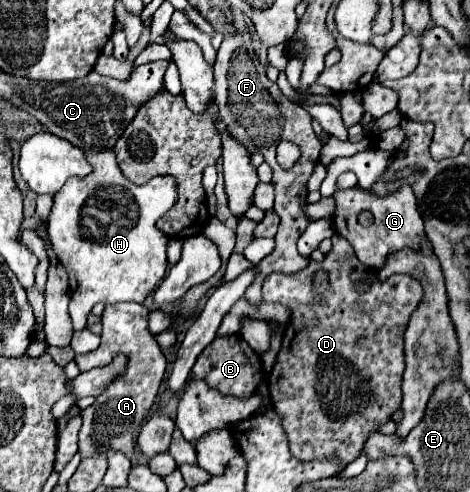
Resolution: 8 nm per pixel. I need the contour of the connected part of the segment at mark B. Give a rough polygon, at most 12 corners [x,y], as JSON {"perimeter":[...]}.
{"perimeter":[[240,335],[216,337],[194,379],[248,399],[262,383],[260,355]]}

